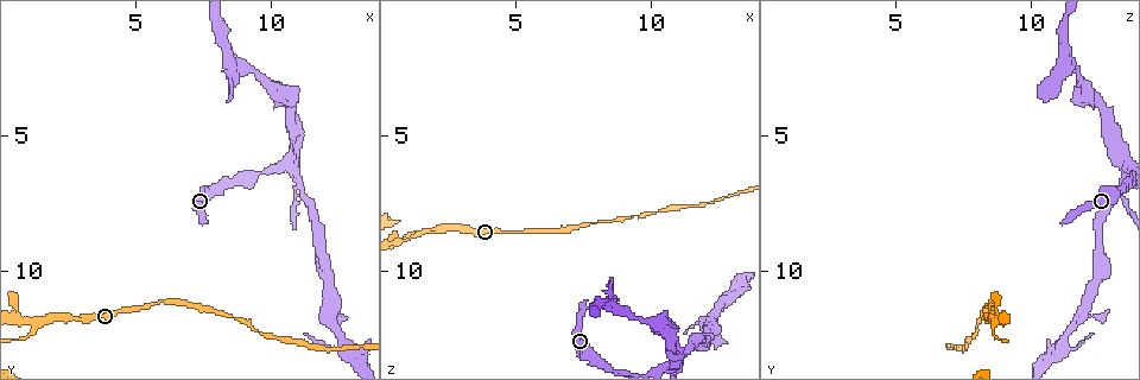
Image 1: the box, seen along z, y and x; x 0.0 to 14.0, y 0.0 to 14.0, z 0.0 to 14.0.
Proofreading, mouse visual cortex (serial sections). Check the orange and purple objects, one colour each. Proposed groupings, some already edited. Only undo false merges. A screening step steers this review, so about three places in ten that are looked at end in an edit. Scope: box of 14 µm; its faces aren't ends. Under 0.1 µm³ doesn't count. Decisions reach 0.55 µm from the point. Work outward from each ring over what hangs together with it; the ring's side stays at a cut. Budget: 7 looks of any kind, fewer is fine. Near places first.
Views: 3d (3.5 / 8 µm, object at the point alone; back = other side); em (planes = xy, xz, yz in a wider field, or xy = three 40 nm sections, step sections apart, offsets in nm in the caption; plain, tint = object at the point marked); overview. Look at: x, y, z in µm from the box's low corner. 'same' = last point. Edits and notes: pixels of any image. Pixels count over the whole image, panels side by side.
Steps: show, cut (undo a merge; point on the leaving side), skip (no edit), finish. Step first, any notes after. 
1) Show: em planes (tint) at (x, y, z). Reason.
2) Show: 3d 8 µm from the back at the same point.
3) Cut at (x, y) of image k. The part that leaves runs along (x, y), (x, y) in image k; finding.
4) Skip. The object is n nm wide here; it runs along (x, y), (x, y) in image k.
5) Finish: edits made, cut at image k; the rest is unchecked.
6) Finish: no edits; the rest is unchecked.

Show: 3d 3.5 µm at (1.4, 11.8, 8.7). Three arms meet.

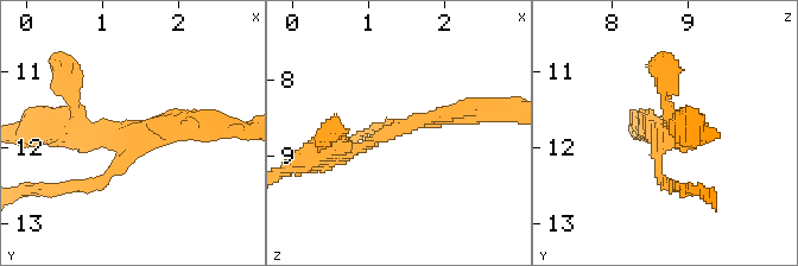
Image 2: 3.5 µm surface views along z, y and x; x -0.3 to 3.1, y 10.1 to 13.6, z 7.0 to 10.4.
Show: em xy step 5 (tint) at (1.40, 11.80, 8.60). 3 arms meet here; the arms are 100, 150, 200 nm wide; shape alone is not enough.

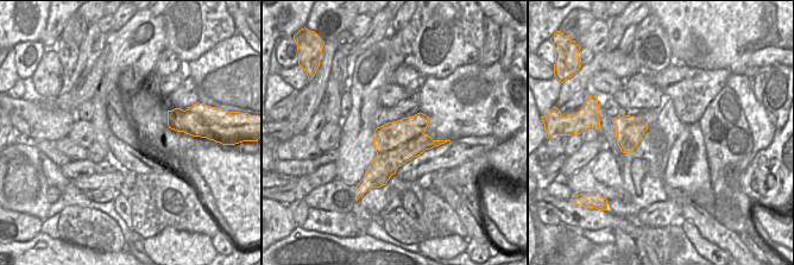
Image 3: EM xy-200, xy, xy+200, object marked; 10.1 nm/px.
Cut at (92, 182) of image 2. A border runs along (376, 158), (386, 164), (391, 175) in image 3; two cells meet here.

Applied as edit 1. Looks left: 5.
Show: overview.

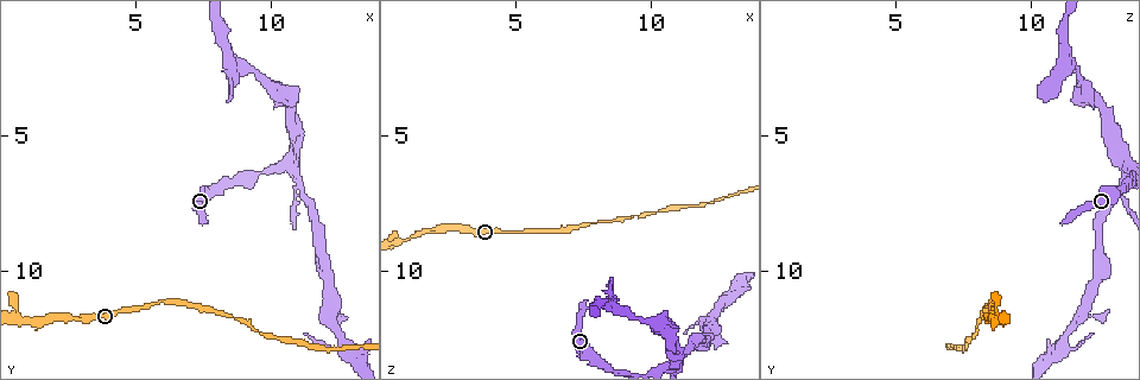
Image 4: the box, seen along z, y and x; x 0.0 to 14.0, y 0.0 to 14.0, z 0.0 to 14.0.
Show: 3d 3.5 µm at (8.5, 2.3, 11.4). Three arms meet.

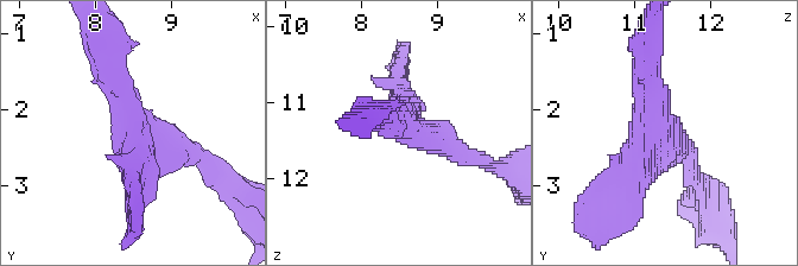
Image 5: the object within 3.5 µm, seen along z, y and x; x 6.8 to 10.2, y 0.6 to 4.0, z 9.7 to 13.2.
Show: em xy step 2 (tint) at (8.60, 2.30, 11.25). Shape alone is not enough.

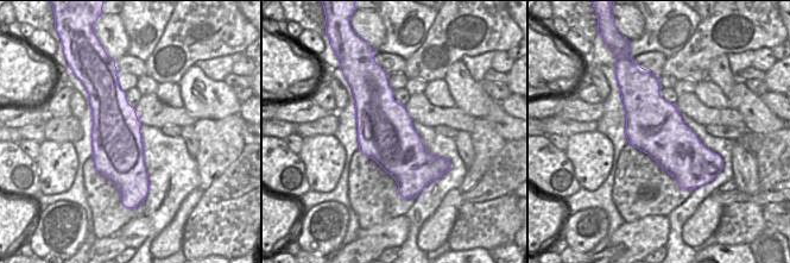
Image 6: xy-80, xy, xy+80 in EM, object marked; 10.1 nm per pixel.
Skip. It runs along (203, 160), (149, 141), (101, 62) in image 5; all the same cell.

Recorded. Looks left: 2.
Finish: edits made, cut at image 2; the rest is unchecked.

